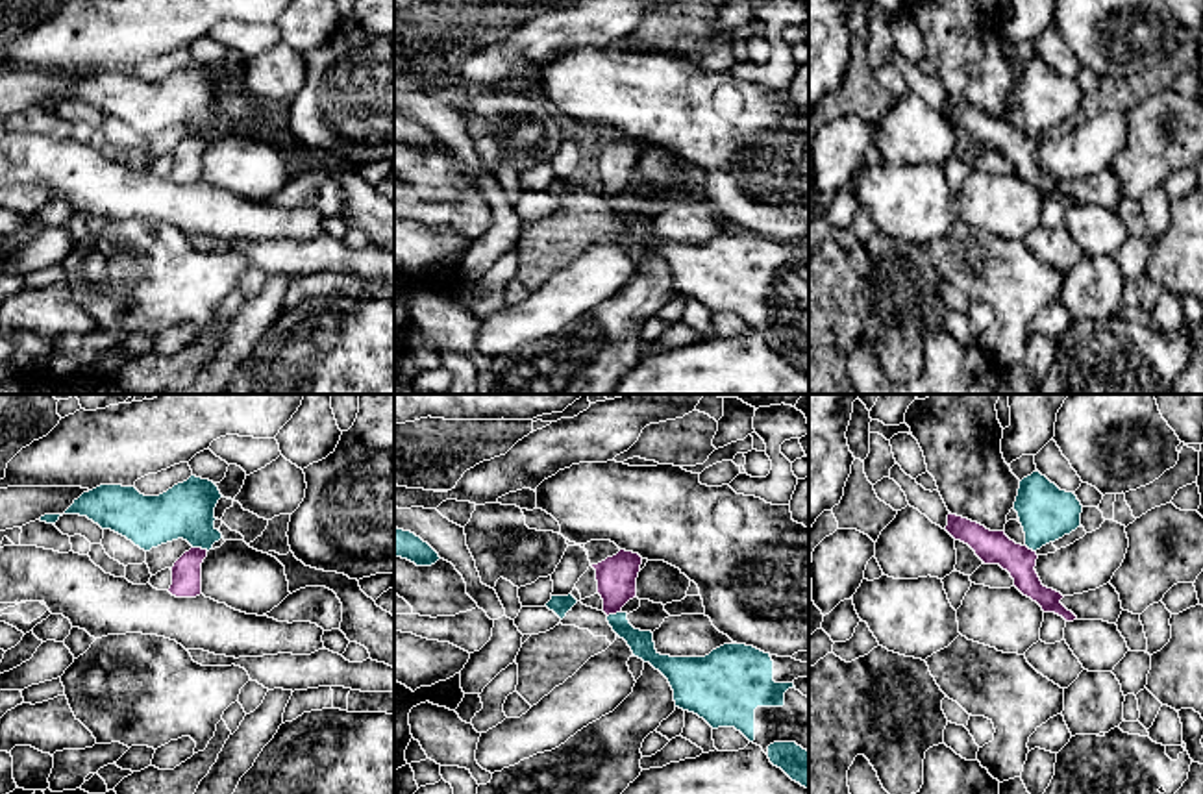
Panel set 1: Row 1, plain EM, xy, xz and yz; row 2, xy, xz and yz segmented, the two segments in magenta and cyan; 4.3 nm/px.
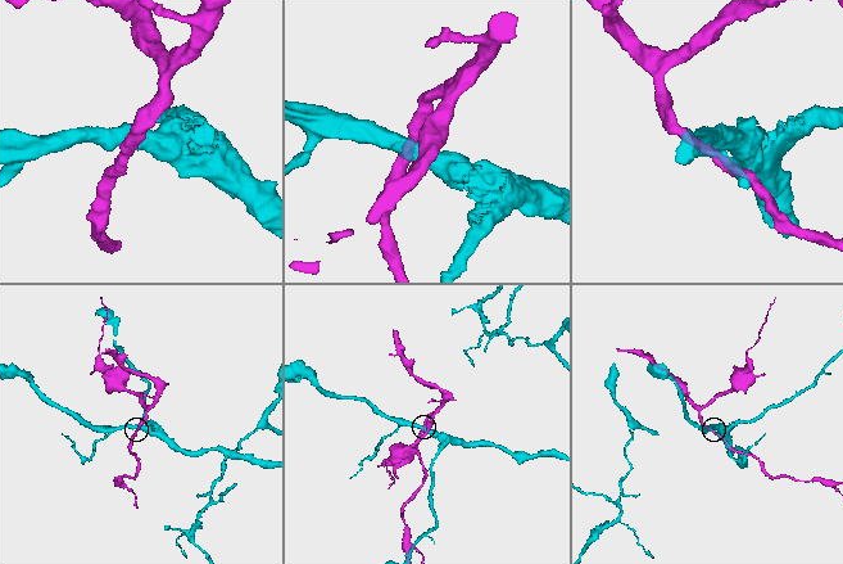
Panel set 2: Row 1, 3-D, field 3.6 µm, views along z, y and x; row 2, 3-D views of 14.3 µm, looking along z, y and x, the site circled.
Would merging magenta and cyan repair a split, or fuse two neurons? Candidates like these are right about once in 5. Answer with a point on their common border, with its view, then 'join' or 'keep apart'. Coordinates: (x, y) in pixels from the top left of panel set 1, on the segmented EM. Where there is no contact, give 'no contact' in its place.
meets magenta in xy at (200, 548); keep apart

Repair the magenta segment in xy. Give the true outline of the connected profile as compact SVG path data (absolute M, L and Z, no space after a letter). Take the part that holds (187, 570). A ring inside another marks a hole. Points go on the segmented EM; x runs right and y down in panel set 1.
M191 548L170 568L172 585L168 592L176 598L196 598L202 594L202 563L207 550Z

